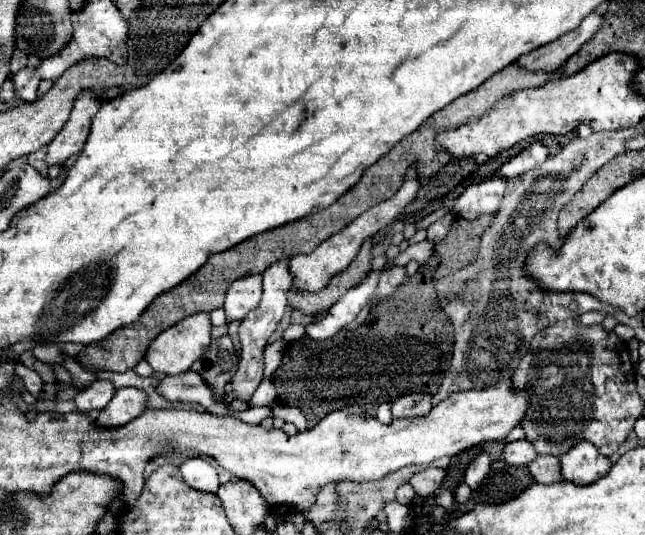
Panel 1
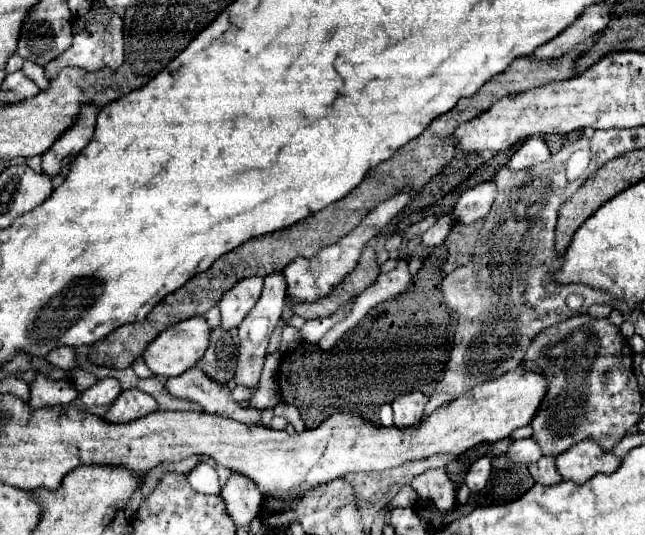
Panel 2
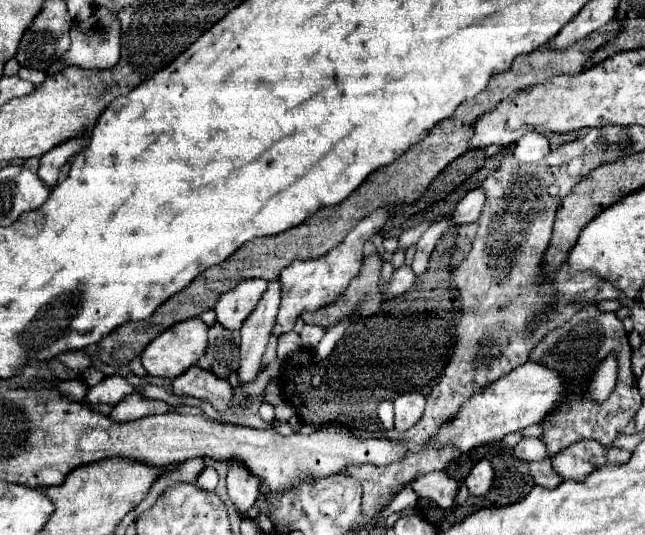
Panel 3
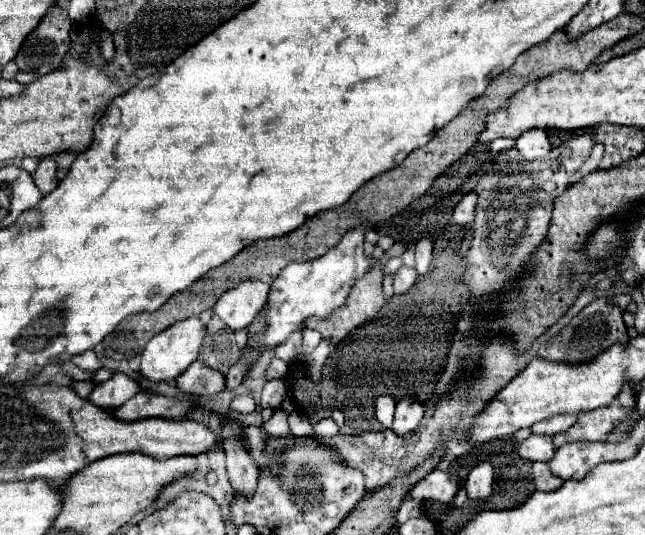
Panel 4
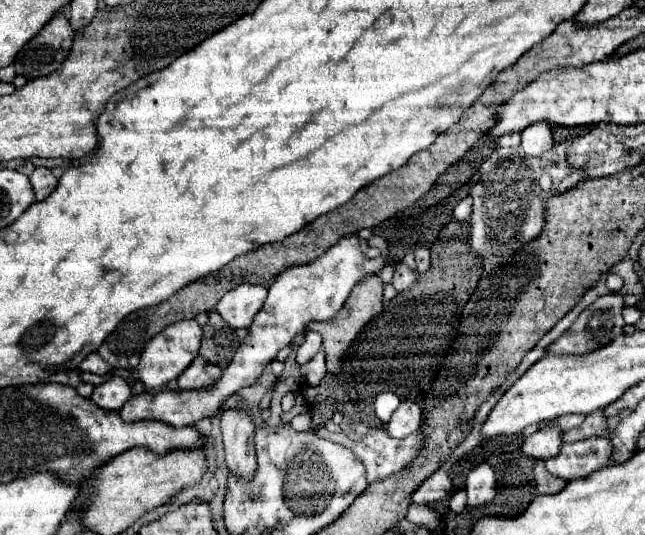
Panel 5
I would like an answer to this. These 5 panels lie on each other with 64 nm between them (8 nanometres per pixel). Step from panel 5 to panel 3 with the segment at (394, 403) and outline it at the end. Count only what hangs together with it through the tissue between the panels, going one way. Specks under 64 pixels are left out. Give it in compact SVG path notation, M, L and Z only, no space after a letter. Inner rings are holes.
M382 402L378 406L378 418L380 418L384 430L392 430L394 428L394 408L392 408L392 402Z

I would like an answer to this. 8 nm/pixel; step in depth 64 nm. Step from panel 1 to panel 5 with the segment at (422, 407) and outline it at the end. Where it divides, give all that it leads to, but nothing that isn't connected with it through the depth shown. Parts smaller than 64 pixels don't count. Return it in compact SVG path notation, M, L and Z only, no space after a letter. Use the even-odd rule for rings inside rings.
M404 400L396 408L392 420L388 422L388 434L392 434L392 438L406 438L416 428L422 426L422 420L424 420L424 414L420 406L410 400Z

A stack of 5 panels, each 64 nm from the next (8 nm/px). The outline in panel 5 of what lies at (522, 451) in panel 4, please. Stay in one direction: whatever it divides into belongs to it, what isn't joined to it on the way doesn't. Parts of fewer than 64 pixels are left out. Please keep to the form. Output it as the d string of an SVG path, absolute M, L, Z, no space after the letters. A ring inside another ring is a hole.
M550 426L528 436L522 444L522 454L534 460L550 460L558 454L560 446L562 446L562 432L556 426Z

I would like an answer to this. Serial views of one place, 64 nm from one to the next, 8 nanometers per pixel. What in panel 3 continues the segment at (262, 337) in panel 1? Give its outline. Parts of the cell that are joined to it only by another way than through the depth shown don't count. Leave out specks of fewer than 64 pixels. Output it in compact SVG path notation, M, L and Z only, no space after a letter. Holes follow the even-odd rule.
M270 280L268 290L260 298L256 310L246 318L240 328L240 366L236 370L240 382L252 382L262 370L262 354L266 350L272 326L276 324L276 314L280 306L280 282Z

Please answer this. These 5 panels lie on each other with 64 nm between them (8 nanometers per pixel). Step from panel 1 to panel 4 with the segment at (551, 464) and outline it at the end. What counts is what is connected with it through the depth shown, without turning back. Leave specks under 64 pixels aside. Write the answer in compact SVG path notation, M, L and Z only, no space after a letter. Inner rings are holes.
M532 462L532 474L534 474L536 488L544 490L544 492L552 492L564 484L564 480L560 480L558 476L554 476L550 472L546 462Z

